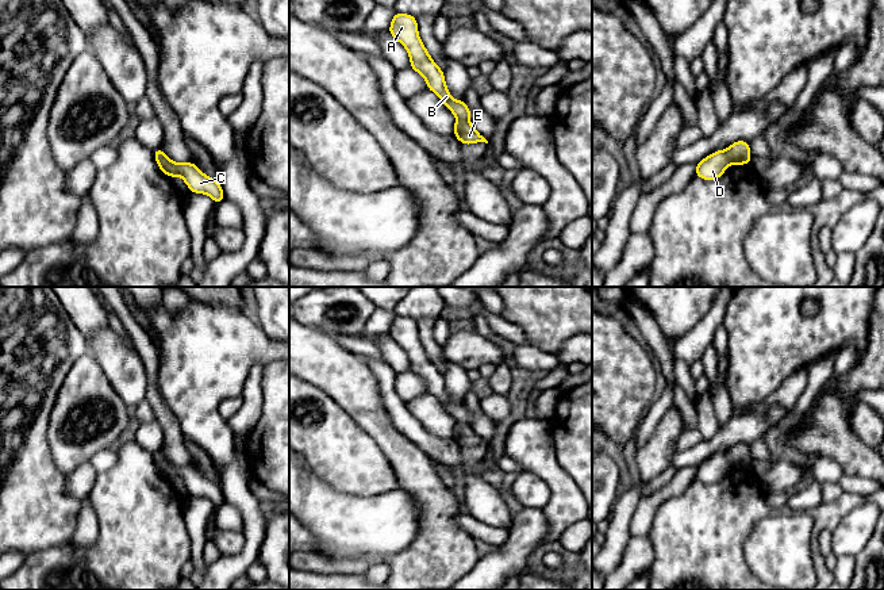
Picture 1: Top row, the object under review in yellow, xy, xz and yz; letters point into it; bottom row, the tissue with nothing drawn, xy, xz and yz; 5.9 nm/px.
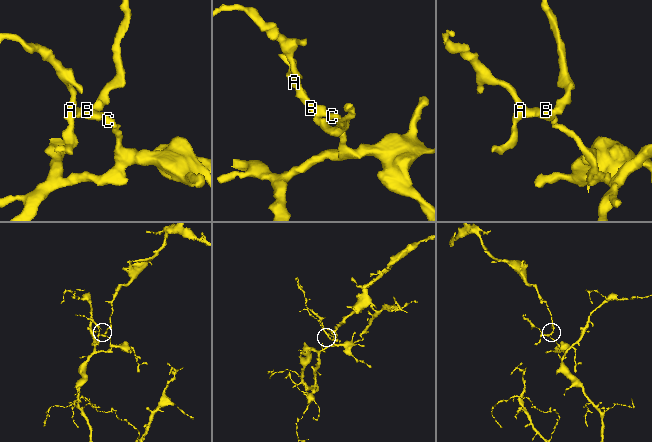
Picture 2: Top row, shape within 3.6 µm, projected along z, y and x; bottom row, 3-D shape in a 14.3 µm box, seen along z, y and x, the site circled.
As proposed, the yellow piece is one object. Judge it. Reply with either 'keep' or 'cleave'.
cleave

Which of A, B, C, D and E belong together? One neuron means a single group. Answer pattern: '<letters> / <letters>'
A B C D / E

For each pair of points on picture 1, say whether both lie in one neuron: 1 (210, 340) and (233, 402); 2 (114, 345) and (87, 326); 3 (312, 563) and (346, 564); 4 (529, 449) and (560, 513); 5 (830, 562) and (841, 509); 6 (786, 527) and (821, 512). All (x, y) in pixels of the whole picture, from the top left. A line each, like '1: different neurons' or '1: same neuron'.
1: different neurons
2: different neurons
3: same neuron
4: same neuron
5: different neurons
6: different neurons

